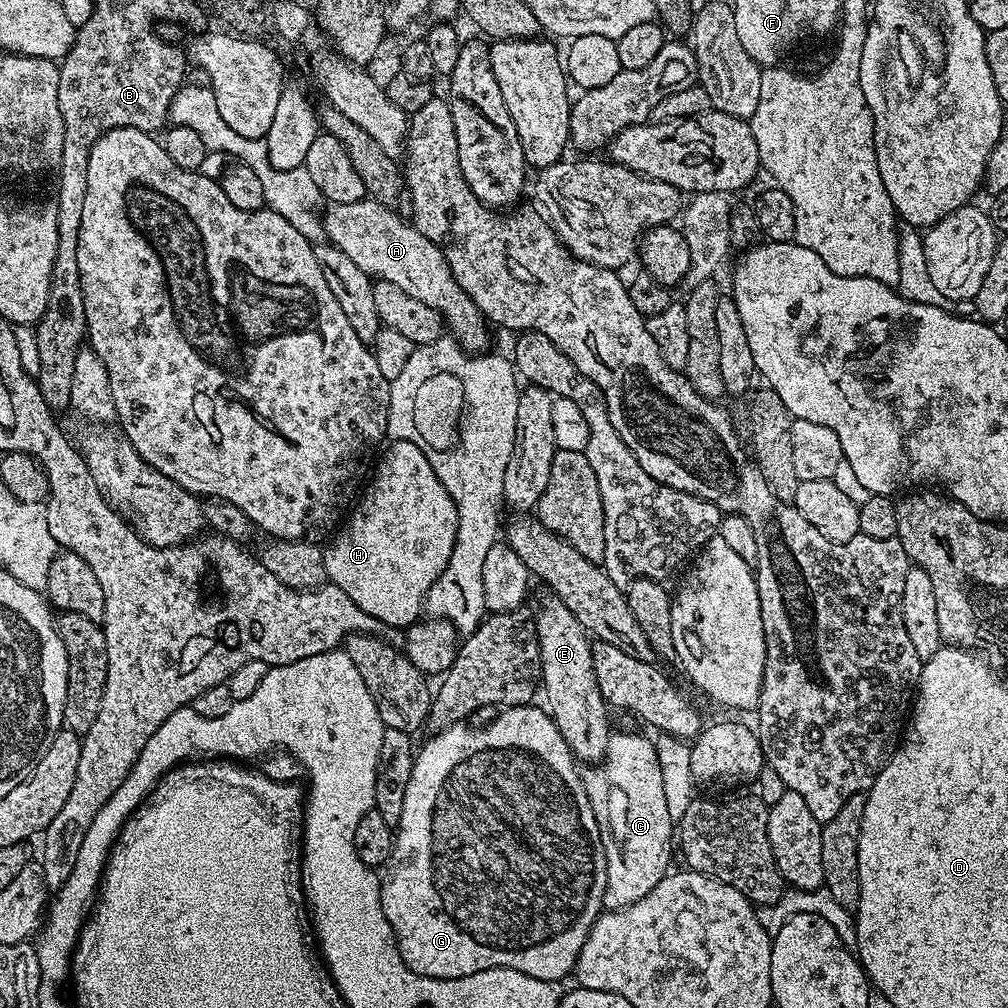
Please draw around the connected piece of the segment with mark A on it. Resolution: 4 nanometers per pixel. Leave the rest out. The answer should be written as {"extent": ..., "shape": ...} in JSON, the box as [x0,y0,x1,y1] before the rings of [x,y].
{"extent":[322,198,489,353],"shape":[[[371,198],[345,204],[329,203],[322,212],[327,243],[342,250],[371,278],[394,282],[394,286],[398,286],[398,290],[406,290],[410,298],[418,298],[418,302],[434,306],[434,310],[438,310],[444,319],[447,331],[465,352],[483,353],[487,349],[484,347],[488,344],[489,325],[478,306],[474,306],[462,286],[458,286],[444,257],[443,248],[430,242],[411,223],[406,222],[405,217],[403,220],[392,211],[396,210]]]}

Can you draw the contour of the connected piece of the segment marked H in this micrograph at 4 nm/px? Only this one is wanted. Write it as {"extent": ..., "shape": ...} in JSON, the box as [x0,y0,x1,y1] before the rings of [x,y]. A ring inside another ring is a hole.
{"extent":[324,440,458,630],"shape":[[[398,440],[389,443],[379,453],[374,471],[351,512],[347,517],[348,525],[346,520],[335,533],[336,541],[324,548],[325,577],[339,591],[350,594],[359,608],[376,619],[377,625],[389,624],[402,630],[409,624],[417,623],[424,612],[424,599],[430,586],[434,586],[450,562],[458,534],[458,510],[450,494],[446,494],[446,486],[442,486],[438,474],[434,474],[434,466],[430,466],[426,454],[422,454],[414,442]]]}

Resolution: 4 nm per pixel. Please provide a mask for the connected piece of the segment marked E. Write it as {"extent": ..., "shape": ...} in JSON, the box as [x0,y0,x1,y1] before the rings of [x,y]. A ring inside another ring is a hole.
{"extent":[535,594,610,765],"shape":[[[545,594],[540,600],[540,609],[535,609],[536,637],[540,643],[540,678],[542,696],[548,699],[547,711],[558,726],[562,738],[570,746],[573,755],[589,765],[603,761],[608,752],[610,727],[608,728],[609,705],[604,703],[598,690],[598,678],[594,674],[592,657],[593,641],[590,633],[570,614],[559,597]]]}

